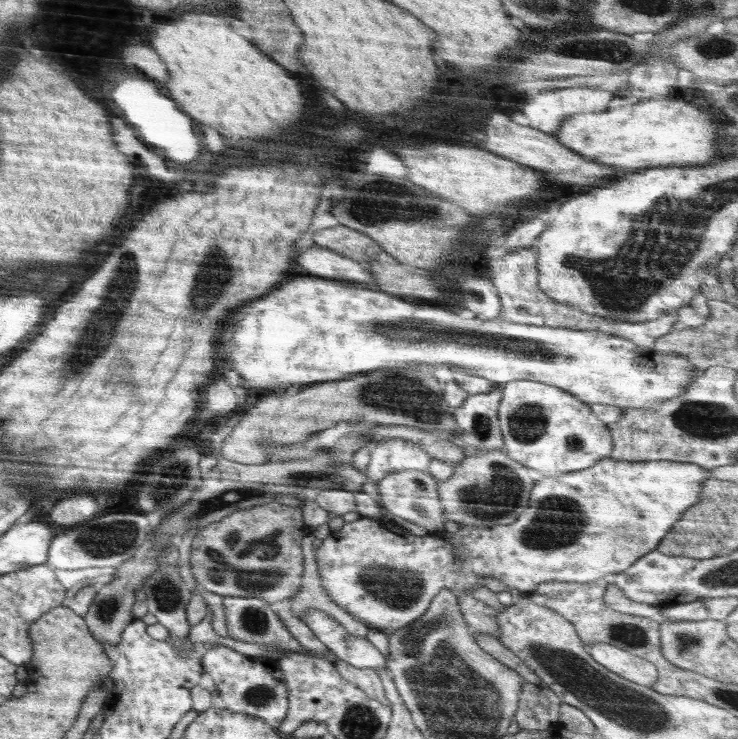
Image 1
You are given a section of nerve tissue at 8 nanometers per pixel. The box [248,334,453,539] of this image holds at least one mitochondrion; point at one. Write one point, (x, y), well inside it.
(403, 396)

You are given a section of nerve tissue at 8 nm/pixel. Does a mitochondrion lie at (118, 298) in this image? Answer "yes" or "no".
yes

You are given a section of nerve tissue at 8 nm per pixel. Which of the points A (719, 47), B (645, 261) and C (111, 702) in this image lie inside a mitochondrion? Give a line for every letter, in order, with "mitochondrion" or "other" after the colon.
A: mitochondrion
B: mitochondrion
C: other

